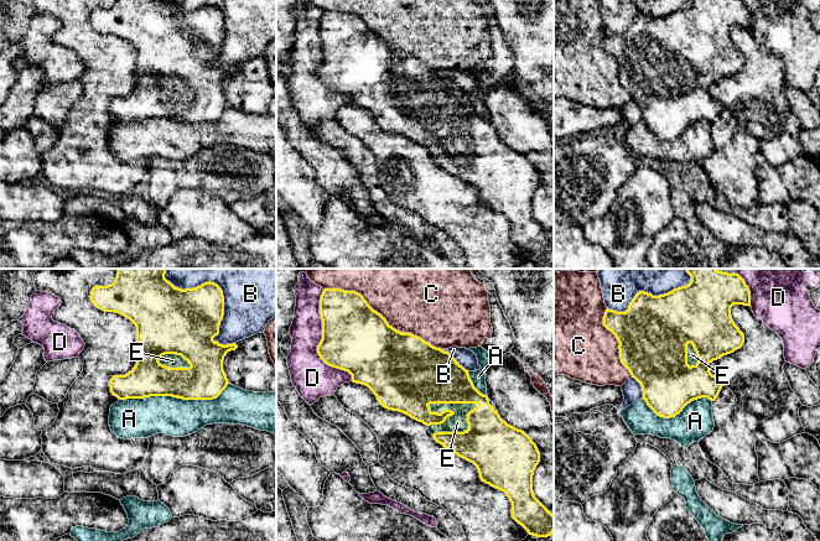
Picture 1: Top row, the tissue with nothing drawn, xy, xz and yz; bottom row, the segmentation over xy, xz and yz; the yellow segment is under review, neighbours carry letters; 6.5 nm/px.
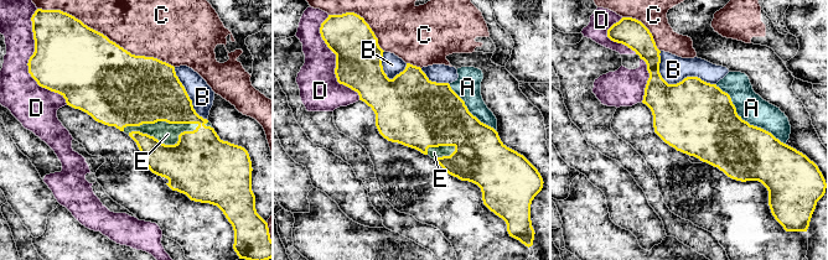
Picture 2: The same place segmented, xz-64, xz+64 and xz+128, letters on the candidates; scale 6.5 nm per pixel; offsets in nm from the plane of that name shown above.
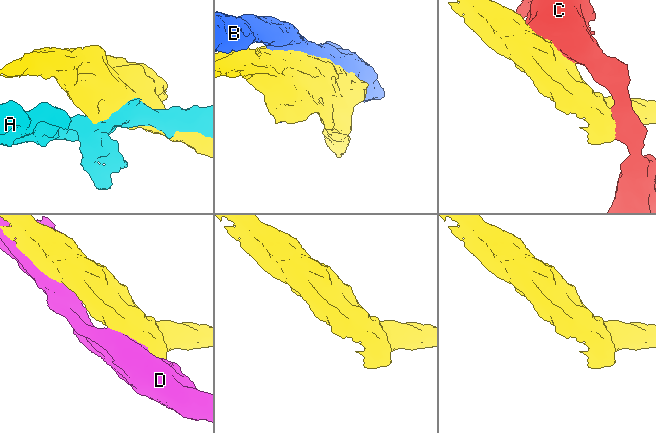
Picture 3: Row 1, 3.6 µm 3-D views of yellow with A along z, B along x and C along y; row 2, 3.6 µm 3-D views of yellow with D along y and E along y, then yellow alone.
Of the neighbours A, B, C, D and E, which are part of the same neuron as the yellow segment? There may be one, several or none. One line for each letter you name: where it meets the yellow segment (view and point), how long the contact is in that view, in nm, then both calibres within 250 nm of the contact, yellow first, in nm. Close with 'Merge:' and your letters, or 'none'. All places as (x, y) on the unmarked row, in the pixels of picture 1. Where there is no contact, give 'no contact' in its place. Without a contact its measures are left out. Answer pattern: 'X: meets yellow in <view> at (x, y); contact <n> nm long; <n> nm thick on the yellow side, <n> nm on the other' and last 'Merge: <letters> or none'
E: meets yellow in xz at (429, 130); contact 360 nm long; 460 nm thick on the yellow side, 120 nm on the other
Merge: E

